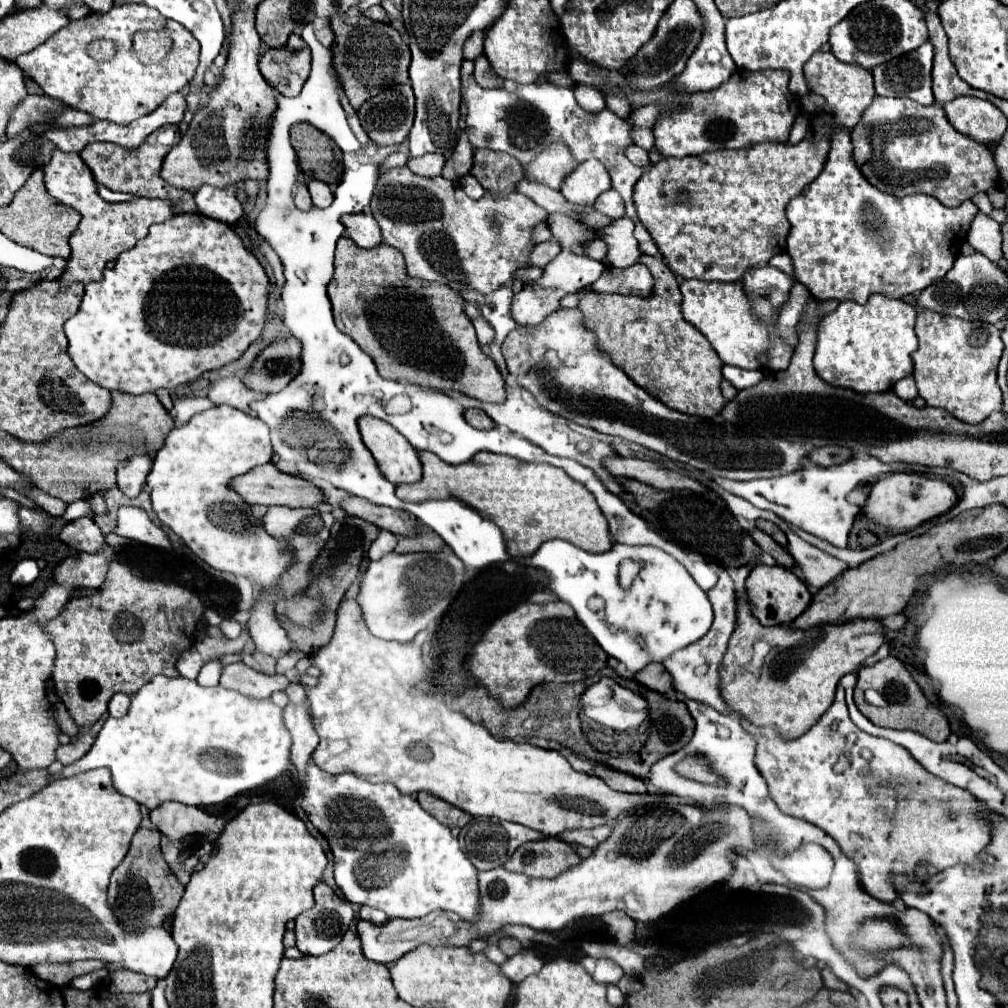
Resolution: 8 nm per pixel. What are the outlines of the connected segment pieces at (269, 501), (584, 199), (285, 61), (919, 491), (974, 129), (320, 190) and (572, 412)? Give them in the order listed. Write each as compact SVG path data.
M273 463L261 465L251 469L249 473L233 479L233 489L251 505L287 505L287 507L317 507L325 501L325 495L319 487L315 487L311 481L305 481L301 477L287 475L279 471Z
M595 159L579 163L561 185L563 197L575 205L593 205L595 199L607 189L611 189L611 177Z
M289 35L287 47L269 49L261 61L259 69L265 81L275 87L281 95L295 97L301 93L303 83L311 69L311 49L299 35Z
M889 473L873 485L865 505L861 507L861 513L877 525L883 525L895 533L903 533L947 513L955 503L955 489L945 481L917 473Z
M961 95L943 107L951 125L977 141L997 143L1007 129L1007 117L989 101Z
M311 179L307 187L309 187L309 193L311 193L311 199L313 199L315 207L323 209L323 207L329 207L333 203L333 193L331 193L331 189L329 189L327 183Z
M559 309L541 325L519 325L507 335L501 351L509 373L517 377L521 387L535 395L541 407L567 421L633 441L699 471L749 481L793 473L803 469L807 459L809 449L801 443L747 435L731 423L685 415L647 395L621 367L613 365L607 353L599 351L597 335L585 327L579 309Z

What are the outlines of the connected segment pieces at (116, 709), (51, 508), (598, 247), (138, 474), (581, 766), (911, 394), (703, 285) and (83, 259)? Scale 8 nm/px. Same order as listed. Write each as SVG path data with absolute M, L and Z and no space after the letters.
M117 693L109 701L109 715L111 717L123 717L129 711L129 705L131 705L131 697L125 693Z
M35 487L27 489L25 496L32 499L38 507L54 517L62 516L67 508L67 505L62 500L51 497Z
M597 237L597 239L593 239L593 241L589 241L589 243L587 243L585 253L587 253L589 257L599 259L599 261L603 262L603 257L607 255L607 245L605 245L605 241L601 241L601 239Z
M137 455L129 457L127 461L121 461L117 467L117 485L127 497L137 497L141 489L145 487L145 479L149 475L149 455Z
M571 753L567 759L569 759L569 763L571 763L573 769L583 771L583 773L593 773L593 763L591 763L587 757L581 757L581 755Z
M903 377L901 381L895 383L893 391L897 393L897 397L901 397L903 401L913 401L917 397L917 387L915 387L915 379L913 377Z
M687 279L681 283L681 293L683 317L709 339L723 363L741 369L763 369L771 343L771 329L761 319L751 315L751 305L741 281L707 283L699 279Z
M55 149L49 165L43 169L45 177L45 187L47 193L53 195L59 203L73 207L75 211L81 213L81 223L69 237L71 245L71 257L67 259L67 267L57 281L65 287L71 283L93 283L101 281L103 269L115 261L123 251L133 247L139 239L145 237L151 225L163 223L175 215L175 205L169 199L147 199L147 197L135 197L125 203L109 203L101 199L97 193L97 183L79 157L79 153L65 153Z

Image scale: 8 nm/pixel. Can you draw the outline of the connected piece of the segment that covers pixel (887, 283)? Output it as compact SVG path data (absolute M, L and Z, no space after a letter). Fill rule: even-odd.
M835 129L823 171L787 205L787 219L791 223L787 253L795 265L795 279L803 283L819 301L851 299L863 305L875 293L901 299L903 295L923 291L935 279L945 277L945 273L953 267L961 245L967 241L967 231L977 213L979 209L973 205L973 201L963 201L959 207L945 207L931 195L911 195L899 199L879 191L877 187L869 185L861 169L857 169L849 131Z

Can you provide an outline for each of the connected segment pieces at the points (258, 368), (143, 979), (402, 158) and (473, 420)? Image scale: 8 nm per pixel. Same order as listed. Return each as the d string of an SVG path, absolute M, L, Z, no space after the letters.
M275 339L267 345L251 363L251 369L245 373L245 387L259 393L277 393L301 371L301 341Z
M119 969L109 973L109 989L113 993L145 993L155 987L157 979L147 977L129 969Z
M397 151L397 153L389 155L389 157L381 163L381 167L379 167L379 175L385 173L385 171L389 171L389 169L393 169L393 167L401 167L401 165L405 165L407 159L409 159L409 157L407 157L403 151Z
M467 409L467 411L465 411L465 419L467 419L469 425L473 425L473 427L477 427L477 429L491 429L491 427L495 425L495 423L487 417L487 413L481 411L481 409Z

